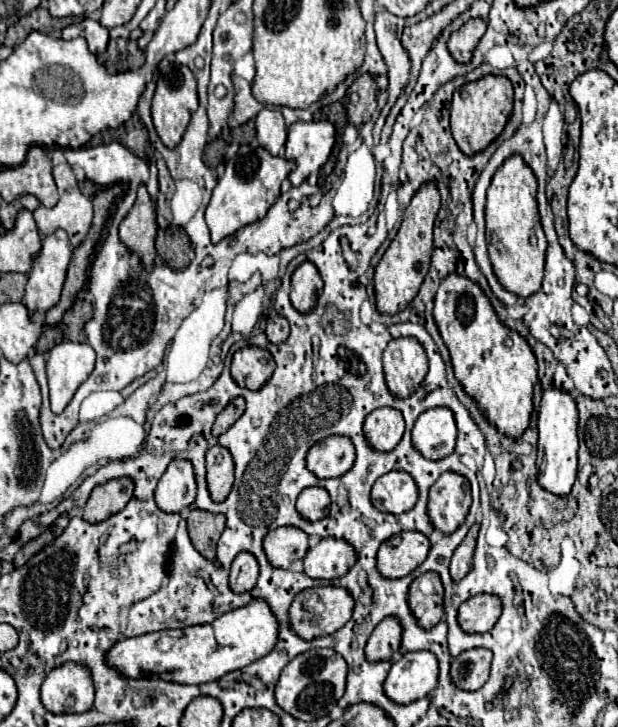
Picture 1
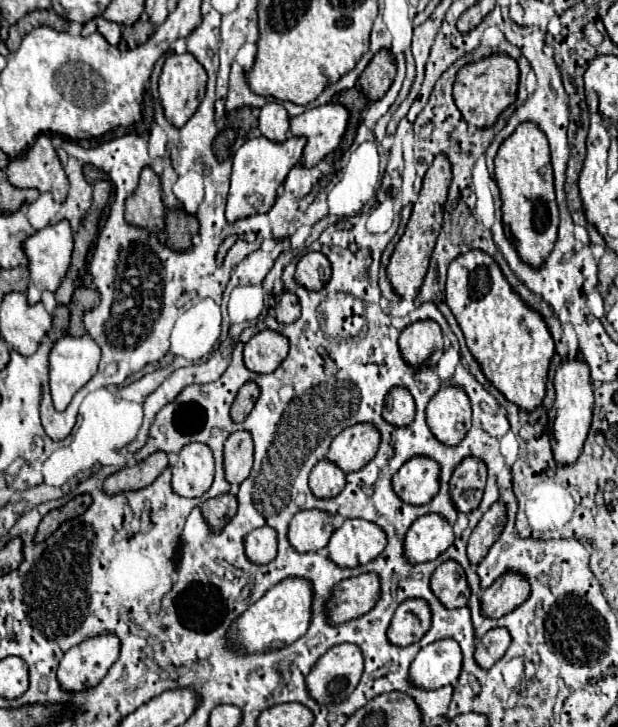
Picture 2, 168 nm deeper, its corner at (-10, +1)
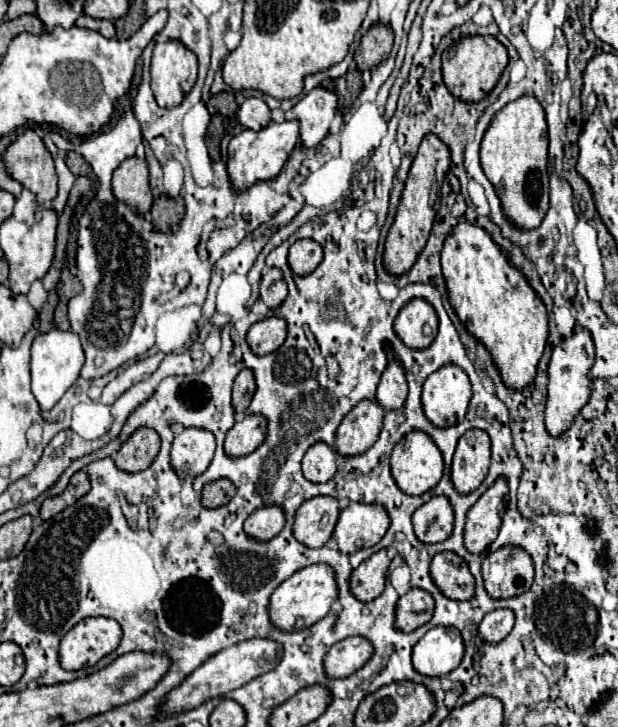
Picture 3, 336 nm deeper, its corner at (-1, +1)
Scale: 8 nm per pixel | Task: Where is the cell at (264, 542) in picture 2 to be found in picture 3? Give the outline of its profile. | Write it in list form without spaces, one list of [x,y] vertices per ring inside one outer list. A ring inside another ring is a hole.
[[[265,505],[257,511],[253,511],[245,521],[245,531],[257,541],[269,541],[273,539],[285,525],[285,511],[281,505],[271,505],[267,509]]]

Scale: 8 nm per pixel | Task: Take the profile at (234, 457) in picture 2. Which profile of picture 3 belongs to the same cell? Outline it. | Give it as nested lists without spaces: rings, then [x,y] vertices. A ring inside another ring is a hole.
[[[245,415],[243,421],[237,421],[225,439],[225,451],[231,457],[243,457],[253,453],[261,441],[265,441],[267,421],[261,415]]]

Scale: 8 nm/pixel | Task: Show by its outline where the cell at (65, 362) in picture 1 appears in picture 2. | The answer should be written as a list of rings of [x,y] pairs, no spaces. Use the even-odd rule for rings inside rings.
[[[64,335],[62,339],[54,343],[54,349],[50,353],[50,389],[52,389],[54,407],[58,411],[66,409],[74,393],[96,375],[98,363],[100,363],[100,349],[98,349],[98,343],[90,335],[82,335],[82,337]]]

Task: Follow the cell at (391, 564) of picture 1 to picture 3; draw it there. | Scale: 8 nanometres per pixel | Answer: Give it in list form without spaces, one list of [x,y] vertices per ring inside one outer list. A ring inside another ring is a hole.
[[[437,495],[415,511],[413,529],[419,541],[441,543],[451,535],[453,521],[455,521],[455,513],[449,497]]]

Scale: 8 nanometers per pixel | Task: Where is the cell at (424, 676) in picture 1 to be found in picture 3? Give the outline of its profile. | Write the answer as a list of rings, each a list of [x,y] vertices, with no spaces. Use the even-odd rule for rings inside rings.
[[[453,627],[429,629],[413,649],[413,665],[421,675],[441,677],[459,667],[465,655],[461,633]]]

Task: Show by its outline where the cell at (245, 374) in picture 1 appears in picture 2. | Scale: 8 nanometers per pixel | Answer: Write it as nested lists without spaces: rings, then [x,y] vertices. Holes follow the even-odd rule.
[[[260,331],[244,345],[244,365],[256,373],[272,373],[288,355],[288,341],[276,331]]]

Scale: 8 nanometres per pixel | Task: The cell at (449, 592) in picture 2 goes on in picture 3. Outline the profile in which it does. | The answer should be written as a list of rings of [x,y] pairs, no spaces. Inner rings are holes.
[[[437,553],[431,563],[431,577],[435,585],[449,597],[457,601],[467,601],[475,595],[475,581],[469,573],[465,561],[453,553]]]

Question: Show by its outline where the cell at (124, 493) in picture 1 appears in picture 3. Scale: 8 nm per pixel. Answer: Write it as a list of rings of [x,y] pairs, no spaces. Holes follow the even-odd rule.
[[[141,427],[129,435],[115,455],[115,465],[123,471],[137,473],[147,469],[159,453],[159,435],[155,429]]]

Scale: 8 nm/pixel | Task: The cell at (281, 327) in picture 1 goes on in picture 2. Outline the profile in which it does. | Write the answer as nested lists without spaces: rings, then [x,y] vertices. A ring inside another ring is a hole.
[[[284,291],[280,297],[276,297],[276,307],[274,307],[274,317],[280,325],[290,325],[300,317],[300,303],[294,293]]]

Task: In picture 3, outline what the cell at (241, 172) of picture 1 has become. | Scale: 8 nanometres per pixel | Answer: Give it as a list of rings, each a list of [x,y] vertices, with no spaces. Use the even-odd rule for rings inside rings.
[[[271,121],[261,131],[245,129],[239,135],[235,135],[229,143],[229,163],[227,163],[227,171],[233,185],[237,189],[247,189],[255,181],[277,177],[283,163],[289,159],[297,139],[299,139],[299,121],[283,121],[283,123]]]

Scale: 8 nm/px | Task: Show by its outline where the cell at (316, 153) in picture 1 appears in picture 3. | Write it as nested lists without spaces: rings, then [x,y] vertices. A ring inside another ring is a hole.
[[[311,89],[293,109],[285,113],[285,119],[297,119],[301,123],[301,141],[305,147],[317,147],[329,133],[331,121],[337,109],[337,95],[329,89]]]

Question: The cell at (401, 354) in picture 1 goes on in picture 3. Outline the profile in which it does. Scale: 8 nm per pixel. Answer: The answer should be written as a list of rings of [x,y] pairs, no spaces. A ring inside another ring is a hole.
[[[413,299],[413,301],[409,301],[409,303],[399,311],[399,315],[395,317],[395,333],[397,333],[399,339],[401,339],[407,347],[411,347],[411,349],[425,349],[425,347],[429,347],[431,341],[433,341],[435,335],[437,335],[437,313],[435,313],[433,305],[429,305],[429,301],[425,301],[425,299]],[[423,327],[429,327],[431,333],[425,333]]]

